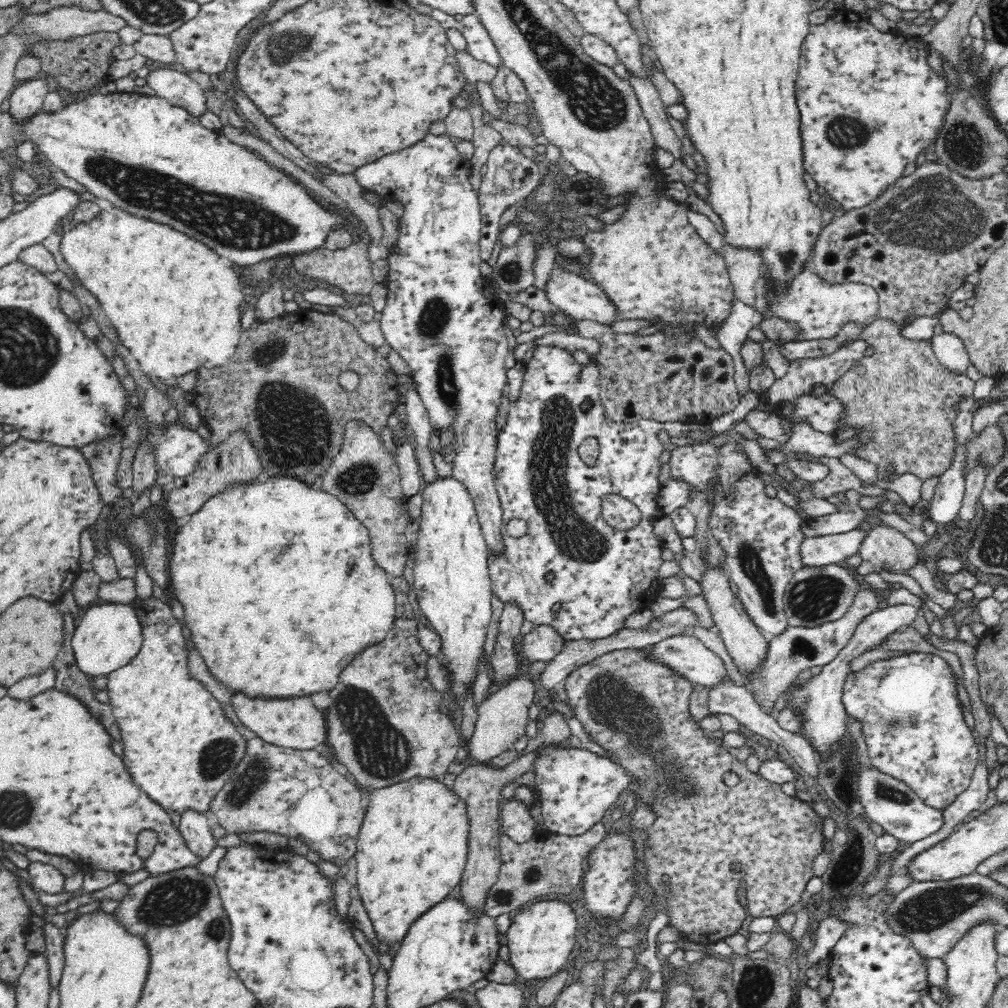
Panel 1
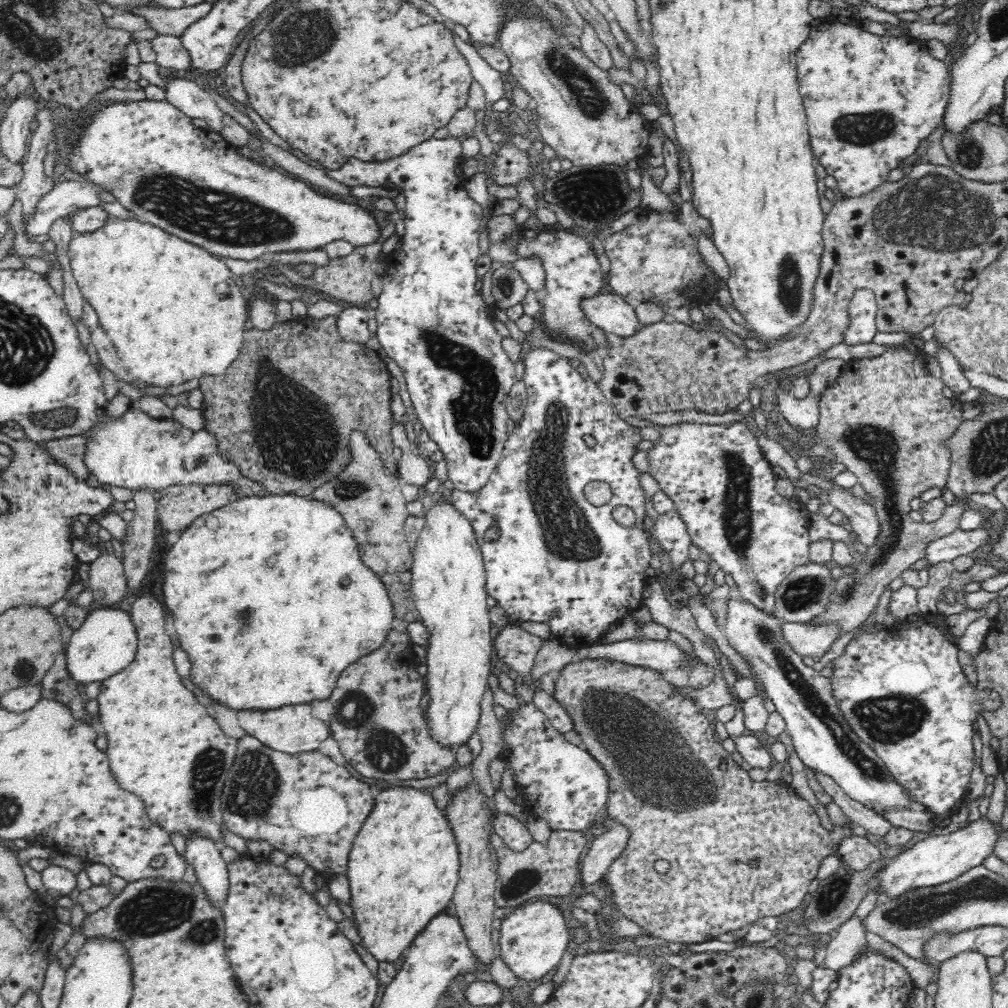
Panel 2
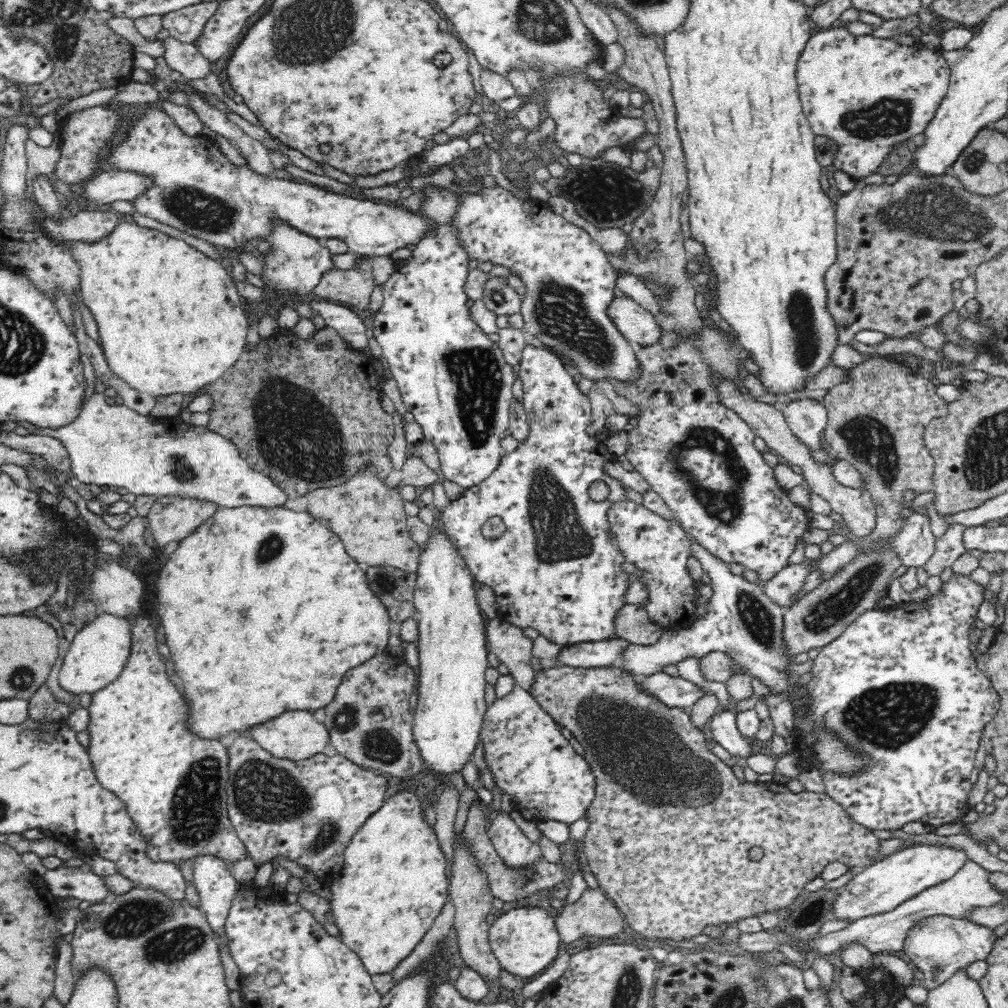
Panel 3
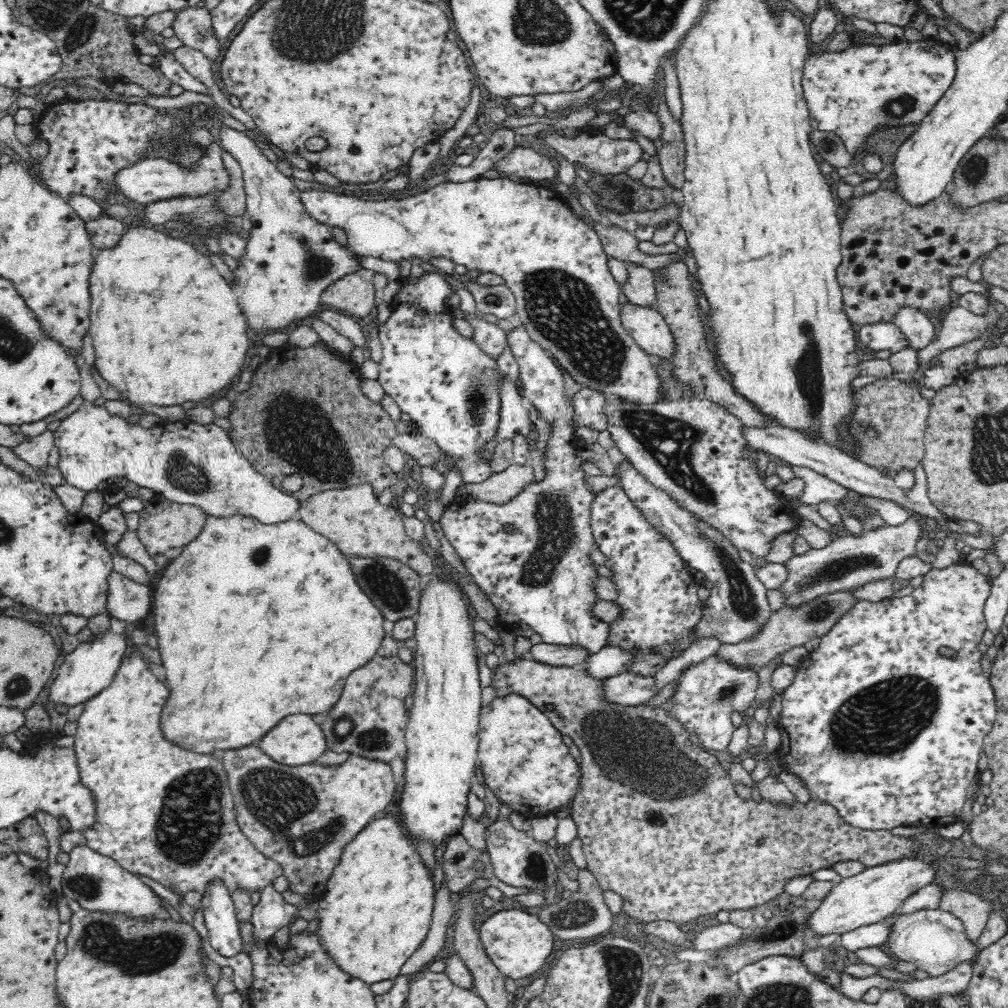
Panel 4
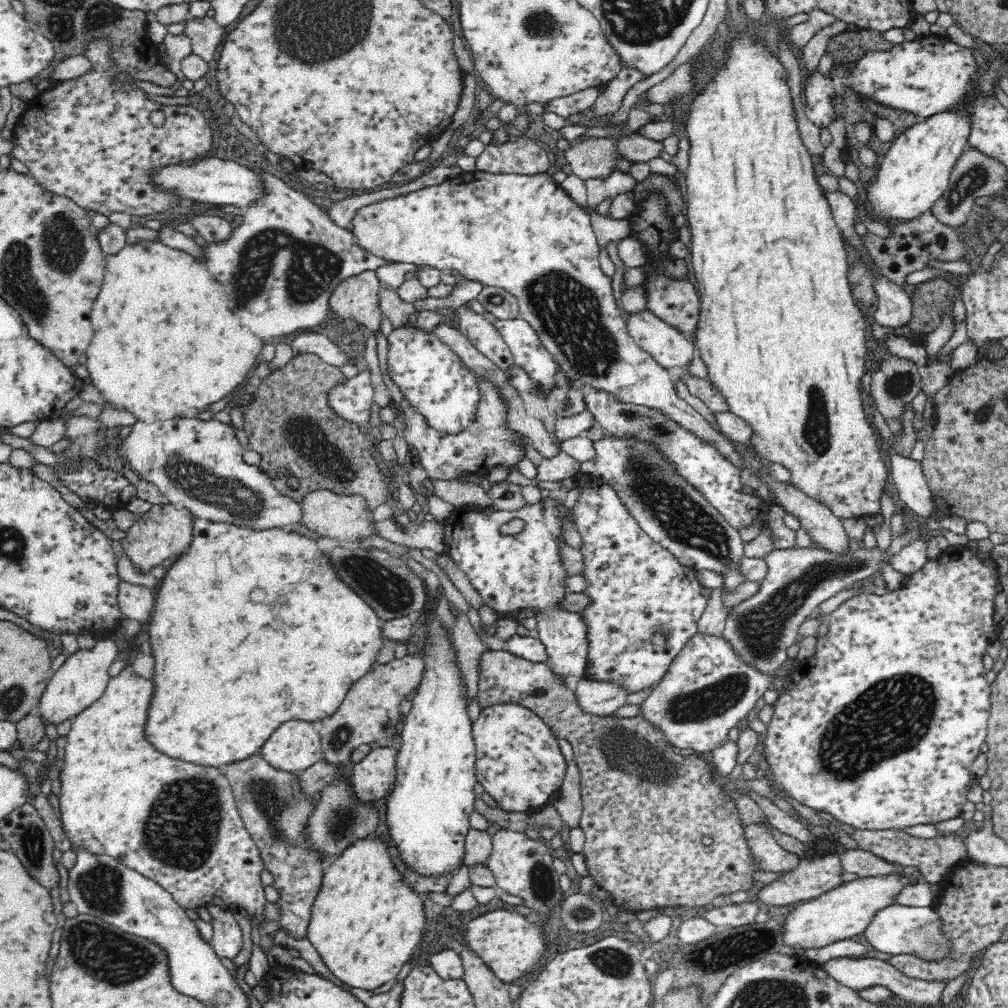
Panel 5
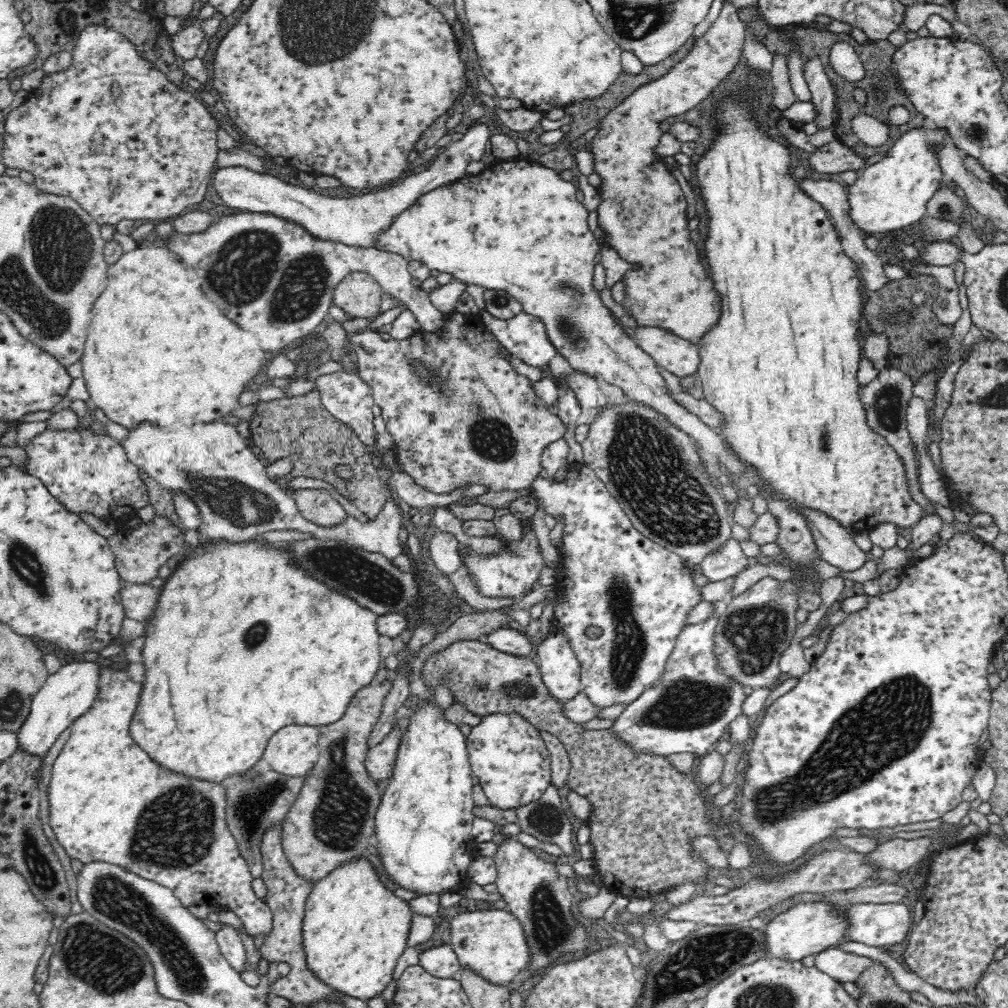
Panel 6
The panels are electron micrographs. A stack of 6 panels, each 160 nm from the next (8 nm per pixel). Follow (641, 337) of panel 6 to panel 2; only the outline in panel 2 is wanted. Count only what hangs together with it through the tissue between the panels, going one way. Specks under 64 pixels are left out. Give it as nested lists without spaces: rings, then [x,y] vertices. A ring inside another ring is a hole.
[[[601,291],[600,294],[582,297],[579,307],[593,326],[606,333],[612,332],[625,337],[642,327],[634,307],[616,294],[604,294],[604,291]]]

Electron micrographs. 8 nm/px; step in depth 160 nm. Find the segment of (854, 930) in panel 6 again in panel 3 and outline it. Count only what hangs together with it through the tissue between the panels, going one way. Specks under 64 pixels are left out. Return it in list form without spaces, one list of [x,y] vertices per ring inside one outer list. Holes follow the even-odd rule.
[[[930,917],[911,930],[907,941],[904,942],[903,952],[923,972],[923,986],[930,991],[940,986],[940,983],[946,982],[960,967],[976,961],[986,961],[990,952],[994,950],[994,942],[998,939],[993,928],[966,919]]]

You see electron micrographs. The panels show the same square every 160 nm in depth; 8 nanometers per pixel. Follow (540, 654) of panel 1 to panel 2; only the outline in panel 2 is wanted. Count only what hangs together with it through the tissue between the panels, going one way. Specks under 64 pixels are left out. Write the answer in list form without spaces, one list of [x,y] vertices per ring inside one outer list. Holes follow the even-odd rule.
[[[510,623],[495,632],[493,645],[496,654],[508,668],[518,672],[520,682],[532,686],[538,680],[525,682],[523,679],[534,666],[535,658],[544,646],[544,638],[520,628],[518,623]]]

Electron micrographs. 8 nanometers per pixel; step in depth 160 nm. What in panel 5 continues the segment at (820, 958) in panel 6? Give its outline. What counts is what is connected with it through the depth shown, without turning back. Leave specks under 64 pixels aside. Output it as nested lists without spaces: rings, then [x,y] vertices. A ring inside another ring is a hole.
[[[868,956],[866,959],[856,959],[853,957],[840,958],[831,962],[828,962],[823,969],[834,979],[837,980],[842,986],[846,986],[855,990],[856,992],[862,992],[866,988],[872,988],[872,986],[884,986],[886,990],[890,990],[894,996],[903,998],[914,1004],[927,1004],[935,1006],[940,1003],[940,998],[948,986],[948,979],[938,980],[924,980],[917,978],[910,978],[903,972],[892,967],[886,961],[879,959],[872,959]]]

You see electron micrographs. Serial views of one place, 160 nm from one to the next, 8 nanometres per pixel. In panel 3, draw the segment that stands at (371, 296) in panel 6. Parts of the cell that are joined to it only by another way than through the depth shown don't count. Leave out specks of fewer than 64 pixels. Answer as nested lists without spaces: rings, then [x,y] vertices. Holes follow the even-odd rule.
[[[358,255],[350,270],[326,270],[312,291],[316,296],[328,298],[334,303],[344,304],[355,310],[368,308],[375,286],[372,257]]]

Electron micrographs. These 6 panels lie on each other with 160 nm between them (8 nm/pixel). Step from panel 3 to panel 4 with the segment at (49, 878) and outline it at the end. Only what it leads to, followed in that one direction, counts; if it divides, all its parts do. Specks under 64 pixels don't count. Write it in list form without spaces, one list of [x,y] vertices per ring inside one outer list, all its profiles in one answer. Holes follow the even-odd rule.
[[[87,845],[72,847],[70,861],[67,863],[61,880],[61,887],[67,899],[77,900],[80,906],[90,911],[124,912],[132,917],[170,917],[162,906],[162,899],[156,892],[135,874],[124,870],[116,861],[106,858]]]

